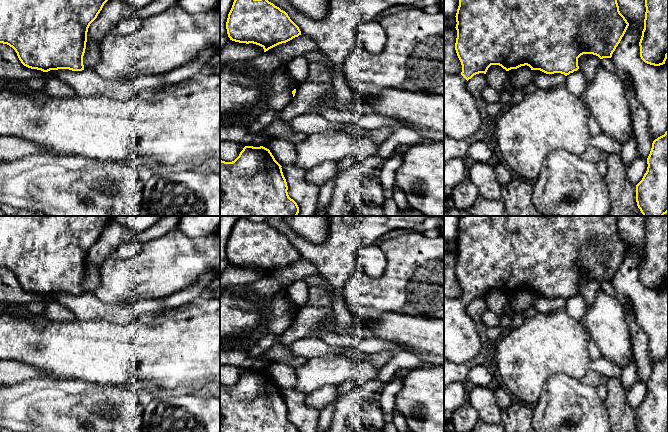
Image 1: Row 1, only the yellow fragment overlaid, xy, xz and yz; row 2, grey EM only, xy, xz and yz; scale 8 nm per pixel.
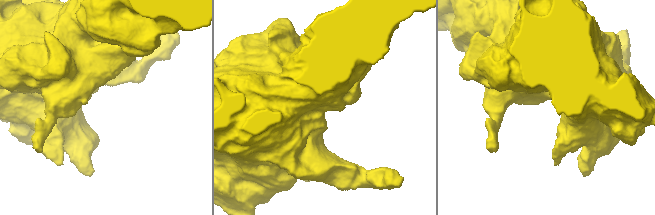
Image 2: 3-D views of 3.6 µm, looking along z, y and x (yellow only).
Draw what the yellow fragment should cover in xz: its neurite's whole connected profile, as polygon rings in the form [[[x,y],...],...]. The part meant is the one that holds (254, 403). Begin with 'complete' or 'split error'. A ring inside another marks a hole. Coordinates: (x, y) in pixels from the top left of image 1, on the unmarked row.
complete | [[[245,370],[232,386],[220,384],[220,432],[299,432],[288,419],[281,391],[263,370]]]

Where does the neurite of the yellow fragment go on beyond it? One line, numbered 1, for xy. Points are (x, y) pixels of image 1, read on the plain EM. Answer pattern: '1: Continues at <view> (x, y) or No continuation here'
1: No continuation here

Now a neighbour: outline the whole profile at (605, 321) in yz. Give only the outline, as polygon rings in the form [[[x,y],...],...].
[[[599,290],[595,302],[586,310],[582,323],[590,339],[598,346],[601,356],[621,369],[634,361],[624,306],[616,296]]]

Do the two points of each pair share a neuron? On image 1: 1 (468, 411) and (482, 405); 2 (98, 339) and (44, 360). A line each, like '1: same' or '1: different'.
1: different
2: same

